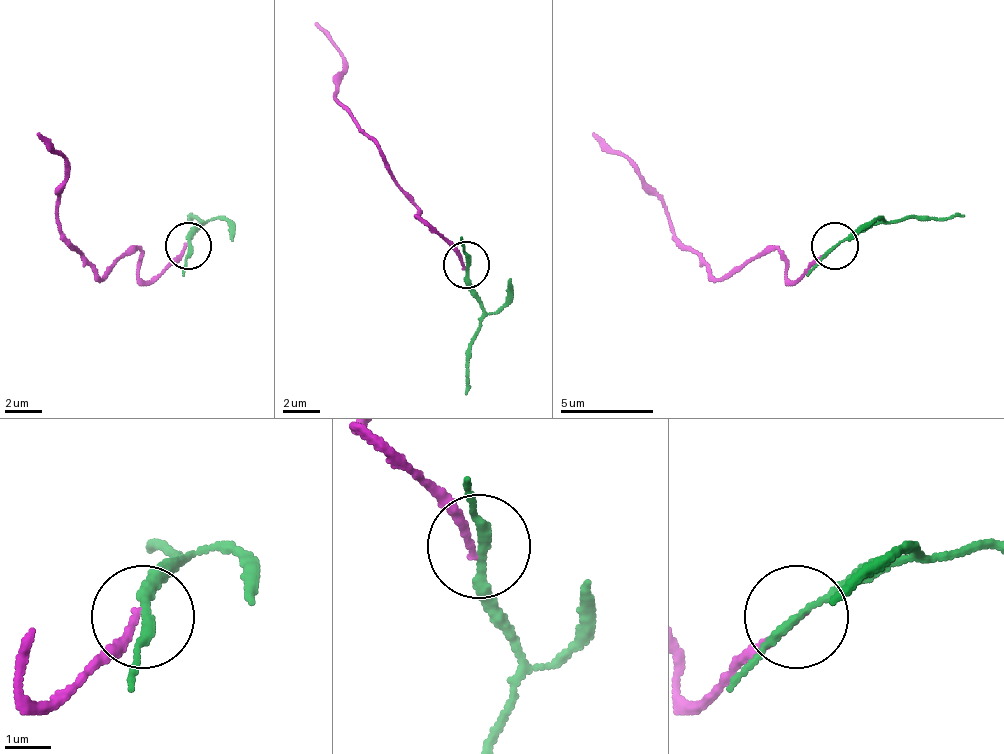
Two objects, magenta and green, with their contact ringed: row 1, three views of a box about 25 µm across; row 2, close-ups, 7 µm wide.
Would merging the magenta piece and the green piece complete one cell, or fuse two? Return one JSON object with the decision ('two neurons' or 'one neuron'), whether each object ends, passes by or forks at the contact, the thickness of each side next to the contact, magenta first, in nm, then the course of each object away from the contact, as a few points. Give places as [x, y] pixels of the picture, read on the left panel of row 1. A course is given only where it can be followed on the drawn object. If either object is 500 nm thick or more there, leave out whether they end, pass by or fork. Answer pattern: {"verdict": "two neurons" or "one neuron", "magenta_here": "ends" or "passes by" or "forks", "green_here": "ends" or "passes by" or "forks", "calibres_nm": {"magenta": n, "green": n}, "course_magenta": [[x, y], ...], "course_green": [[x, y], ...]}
{"verdict": "two neurons", "magenta_here": "ends", "green_here": "passes by", "calibres_nm": {"magenta": 170, "green": 170}, "course_magenta": [[187, 247], [154, 279], [140, 275], [136, 252], [103, 279], [61, 233], [66, 159], [38, 131]], "course_green": [[187, 247], [205, 224], [187, 214]]}

